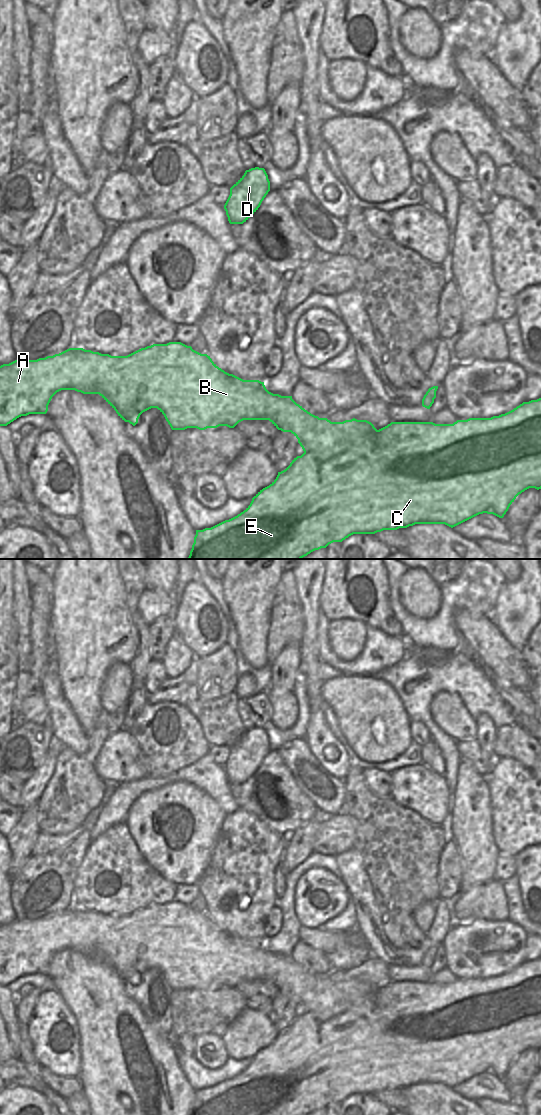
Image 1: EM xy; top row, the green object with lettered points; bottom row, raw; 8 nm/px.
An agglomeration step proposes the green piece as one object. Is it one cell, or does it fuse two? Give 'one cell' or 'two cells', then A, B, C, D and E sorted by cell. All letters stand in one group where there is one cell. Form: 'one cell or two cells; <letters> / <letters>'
two cells; A B D / C E

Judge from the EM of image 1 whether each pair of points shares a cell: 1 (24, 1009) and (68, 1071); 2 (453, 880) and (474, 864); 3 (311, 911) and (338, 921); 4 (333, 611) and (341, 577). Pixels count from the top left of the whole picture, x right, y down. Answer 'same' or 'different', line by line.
1: different
2: different
3: different
4: same

